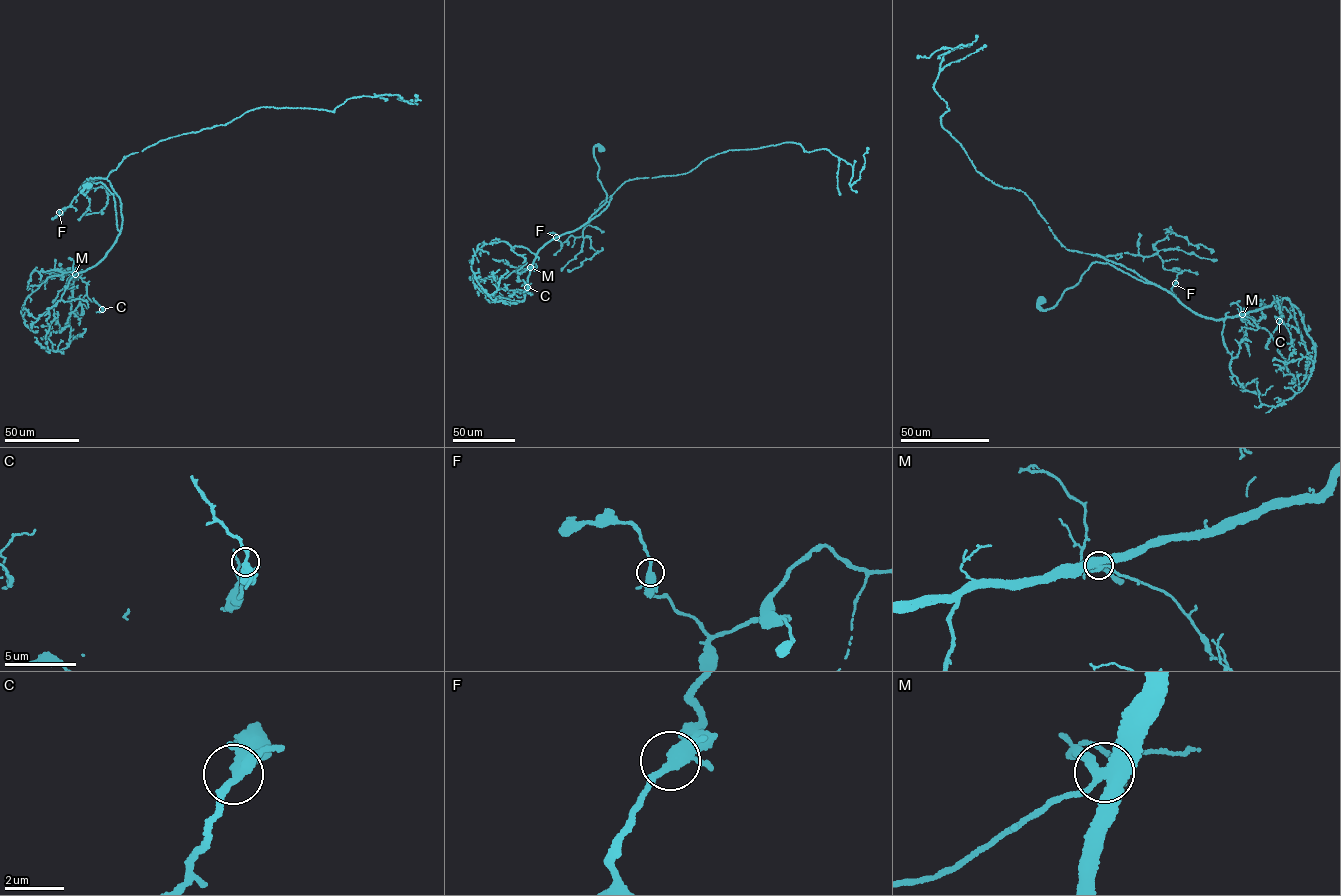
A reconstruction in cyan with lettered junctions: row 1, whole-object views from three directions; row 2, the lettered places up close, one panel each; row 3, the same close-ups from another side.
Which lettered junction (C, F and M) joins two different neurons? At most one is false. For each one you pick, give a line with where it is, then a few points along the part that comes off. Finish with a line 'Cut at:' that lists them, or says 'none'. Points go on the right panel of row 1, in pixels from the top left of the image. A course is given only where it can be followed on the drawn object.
Cut at: none

